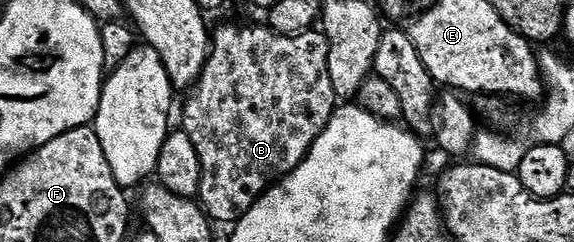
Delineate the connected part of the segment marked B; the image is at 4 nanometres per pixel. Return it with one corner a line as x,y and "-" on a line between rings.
223,25
219,30
212,32
209,37
207,62
205,63
199,80
186,94
187,102
183,105
182,132
189,135
193,147
197,147
197,159
201,159
201,187
199,188
198,204
212,222
228,221
234,223
240,217
244,217
257,203
257,199
277,181
283,180
290,175
307,157
313,143
325,131
329,119
337,108
337,98
333,91
333,79
329,79
329,49
327,47
327,35
322,31
312,31
301,35
281,35
275,33
269,27
259,25
247,25
242,29
239,25

